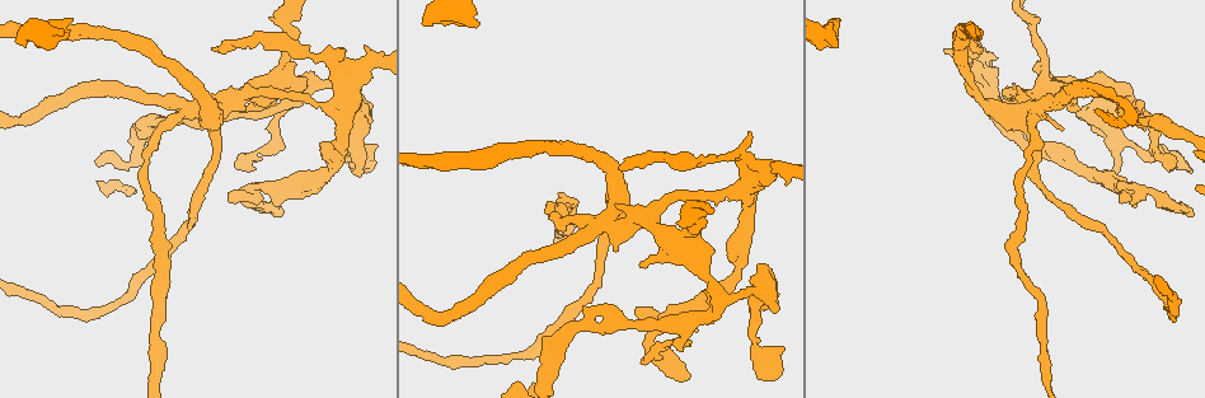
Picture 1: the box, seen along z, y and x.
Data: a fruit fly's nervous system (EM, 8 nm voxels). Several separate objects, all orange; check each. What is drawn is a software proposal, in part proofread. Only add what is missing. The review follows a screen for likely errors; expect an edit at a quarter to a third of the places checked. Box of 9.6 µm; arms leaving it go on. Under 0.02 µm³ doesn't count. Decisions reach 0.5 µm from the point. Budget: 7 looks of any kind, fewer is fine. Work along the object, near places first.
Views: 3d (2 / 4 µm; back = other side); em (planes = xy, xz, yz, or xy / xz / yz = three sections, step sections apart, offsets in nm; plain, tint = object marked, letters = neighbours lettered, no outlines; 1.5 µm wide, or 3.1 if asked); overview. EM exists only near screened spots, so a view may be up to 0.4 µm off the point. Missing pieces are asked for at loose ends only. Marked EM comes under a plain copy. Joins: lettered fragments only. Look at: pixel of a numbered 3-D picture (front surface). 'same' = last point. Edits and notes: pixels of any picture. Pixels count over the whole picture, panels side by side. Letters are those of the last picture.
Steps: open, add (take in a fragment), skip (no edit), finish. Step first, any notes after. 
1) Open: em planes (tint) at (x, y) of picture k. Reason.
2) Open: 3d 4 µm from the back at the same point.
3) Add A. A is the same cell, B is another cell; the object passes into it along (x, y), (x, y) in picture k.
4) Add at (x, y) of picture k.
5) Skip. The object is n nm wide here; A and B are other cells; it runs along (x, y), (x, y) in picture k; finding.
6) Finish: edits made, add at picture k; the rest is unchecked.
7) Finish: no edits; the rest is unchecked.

Open: em xz step 4 (letters) at (839, 18) of picture 1. An open end.

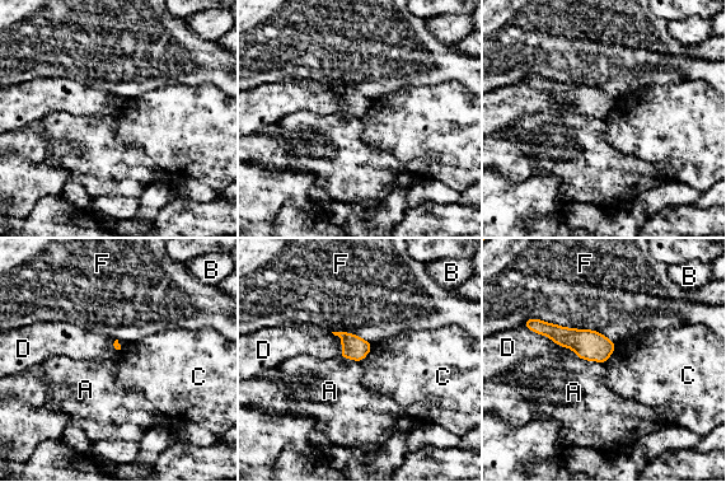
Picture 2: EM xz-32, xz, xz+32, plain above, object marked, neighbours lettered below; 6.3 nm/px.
Skip. The longest contact is with F, 600 nm; A, B, C, D and F are other cells; a border runs along (523, 326), (570, 347), (576, 355) in picture 2; none of them fits.

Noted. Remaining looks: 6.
Open: em planes (letters) at (640, 363) of picture 1. An open end.

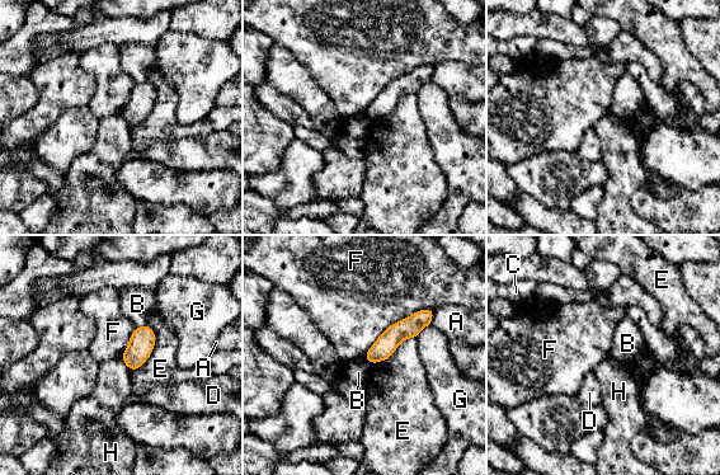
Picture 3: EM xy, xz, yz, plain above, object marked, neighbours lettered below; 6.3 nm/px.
Skip. The longest contact is with F, 550 nm; A, B, C, D, E, F, G and H are other cells; it runs along (424, 314), (368, 357) in picture 3; none of them fits.

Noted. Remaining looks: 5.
Open: em planes (tint) at (1055, 124) of picture 1. Free end.

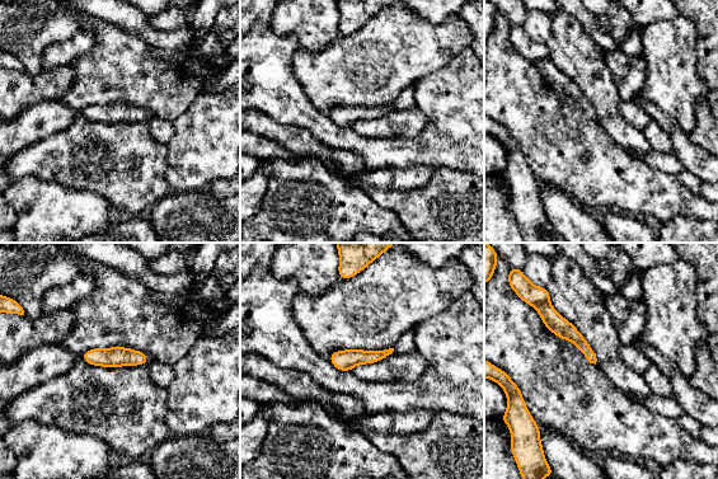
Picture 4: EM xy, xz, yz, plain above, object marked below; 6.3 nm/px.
Open: em planes (letters) at the same point.

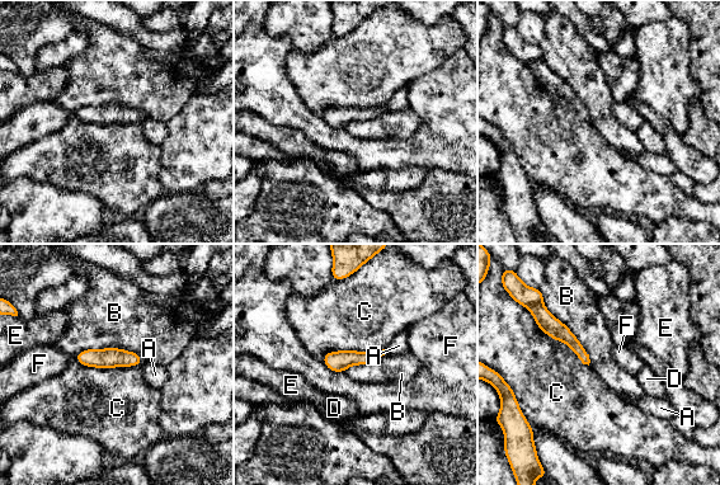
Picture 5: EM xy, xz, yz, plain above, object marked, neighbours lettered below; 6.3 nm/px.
Skip. A, B, C, D, E and F are other cells; a border runs along (74, 356), (122, 348), (142, 359) in picture 5; none of them fits.

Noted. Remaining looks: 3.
Finish: no edits; the rest is unchecked.

